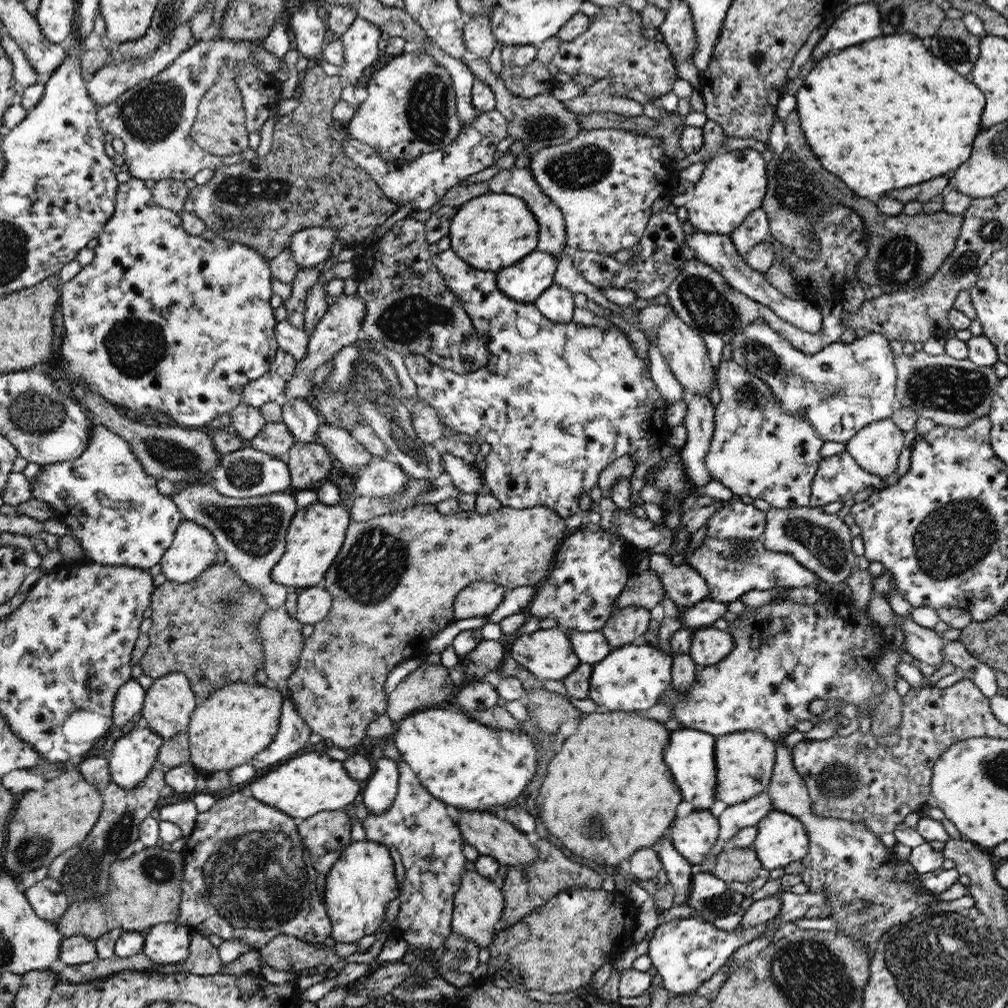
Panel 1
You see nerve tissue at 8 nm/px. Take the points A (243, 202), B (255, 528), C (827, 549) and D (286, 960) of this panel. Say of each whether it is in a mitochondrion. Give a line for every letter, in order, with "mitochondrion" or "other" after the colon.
A: mitochondrion
B: mitochondrion
C: mitochondrion
D: other

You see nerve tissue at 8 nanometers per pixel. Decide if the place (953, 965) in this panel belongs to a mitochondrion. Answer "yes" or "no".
yes

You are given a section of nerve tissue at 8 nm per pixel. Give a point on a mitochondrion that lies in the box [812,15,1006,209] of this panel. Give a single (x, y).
(957, 50)

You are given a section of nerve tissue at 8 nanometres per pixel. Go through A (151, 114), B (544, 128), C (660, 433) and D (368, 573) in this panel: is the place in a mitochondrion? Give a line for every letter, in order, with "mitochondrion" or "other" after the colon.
A: mitochondrion
B: mitochondrion
C: other
D: mitochondrion

